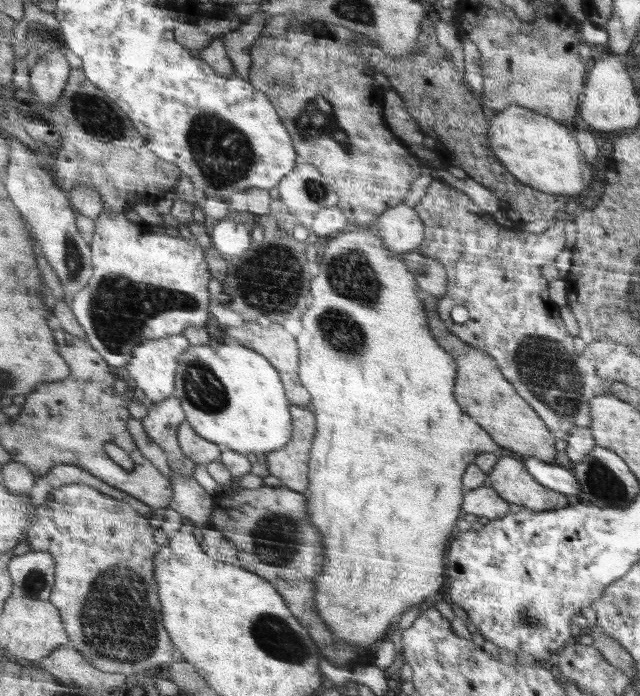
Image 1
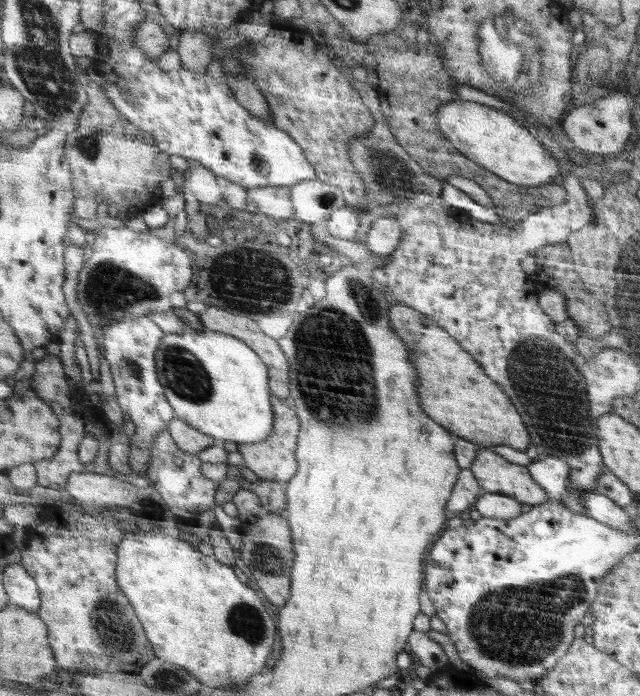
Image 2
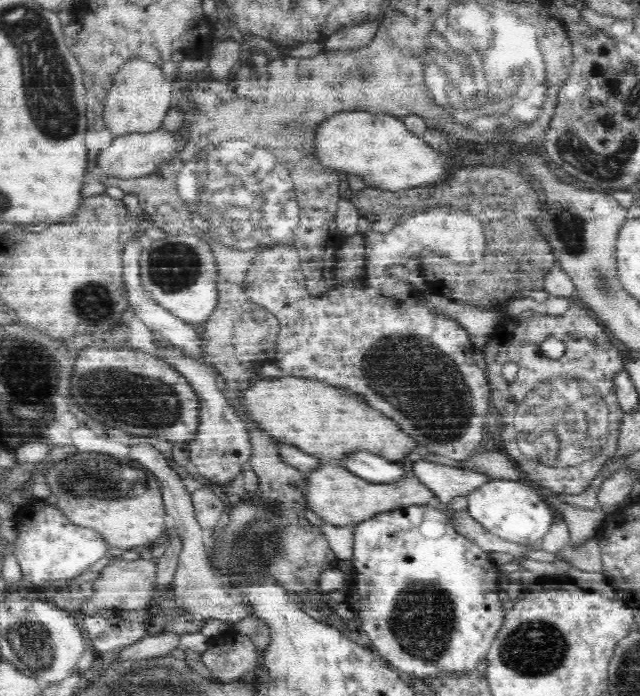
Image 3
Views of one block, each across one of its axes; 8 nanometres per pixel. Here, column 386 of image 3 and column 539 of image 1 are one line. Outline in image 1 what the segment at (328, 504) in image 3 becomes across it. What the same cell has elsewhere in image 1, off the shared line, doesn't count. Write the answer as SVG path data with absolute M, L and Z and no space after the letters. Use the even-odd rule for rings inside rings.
M500 456L487 474L487 484L508 502L524 509L549 511L563 509L574 502L560 491L550 490L538 482L527 470L524 460Z

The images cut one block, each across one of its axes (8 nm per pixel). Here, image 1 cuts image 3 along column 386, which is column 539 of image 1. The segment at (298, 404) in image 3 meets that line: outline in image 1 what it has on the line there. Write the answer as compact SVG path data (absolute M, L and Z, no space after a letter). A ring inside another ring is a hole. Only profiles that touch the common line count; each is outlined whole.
M423 294L422 305L426 311L426 323L428 323L432 336L448 354L452 355L452 359L458 365L454 387L456 402L501 447L516 452L522 457L533 456L544 462L554 463L554 456L556 456L554 442L556 440L552 432L548 431L547 423L534 412L530 404L518 396L514 386L504 378L499 364L487 351L470 346L459 336L452 335L452 332L448 331L443 320L436 313L438 300L440 298L434 295Z

